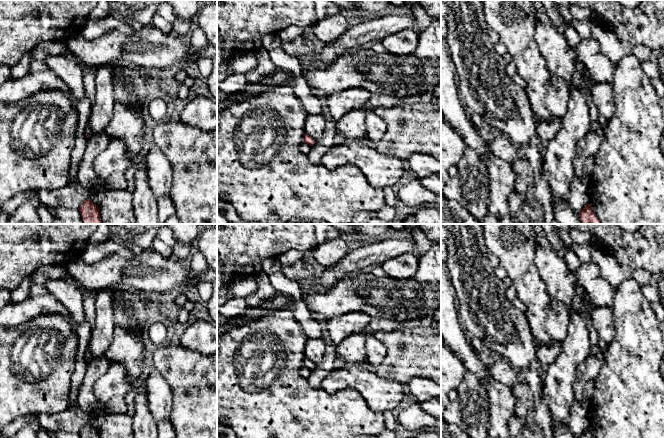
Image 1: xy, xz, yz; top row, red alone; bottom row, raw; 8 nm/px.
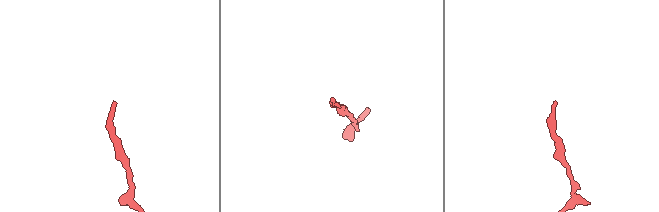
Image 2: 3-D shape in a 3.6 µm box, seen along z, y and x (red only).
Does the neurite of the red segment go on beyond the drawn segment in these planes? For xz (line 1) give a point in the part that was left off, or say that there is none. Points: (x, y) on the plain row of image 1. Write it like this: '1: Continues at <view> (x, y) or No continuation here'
1: No continuation here

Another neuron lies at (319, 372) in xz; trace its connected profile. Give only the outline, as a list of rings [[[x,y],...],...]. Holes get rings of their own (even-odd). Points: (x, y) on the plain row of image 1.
[[[324,337],[325,354],[323,360],[319,365],[316,365],[312,370],[310,376],[307,378],[309,384],[314,388],[320,388],[323,380],[334,369],[334,361],[337,358],[335,345],[329,339]]]

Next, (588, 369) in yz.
[[[605,353],[590,354],[576,368],[576,378],[573,385],[575,398],[587,410],[591,406],[591,399],[585,396],[585,385],[588,381],[595,379],[606,358],[607,355]]]

